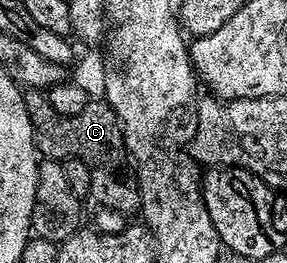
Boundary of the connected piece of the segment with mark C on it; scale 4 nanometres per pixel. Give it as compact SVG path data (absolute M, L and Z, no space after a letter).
M41 90L24 93L27 118L31 118L33 144L42 157L64 162L68 159L81 160L91 170L89 196L97 204L113 212L136 213L141 206L141 189L137 186L137 173L131 167L121 123L115 110L104 99L94 99L79 114L64 116L51 106L48 95Z

